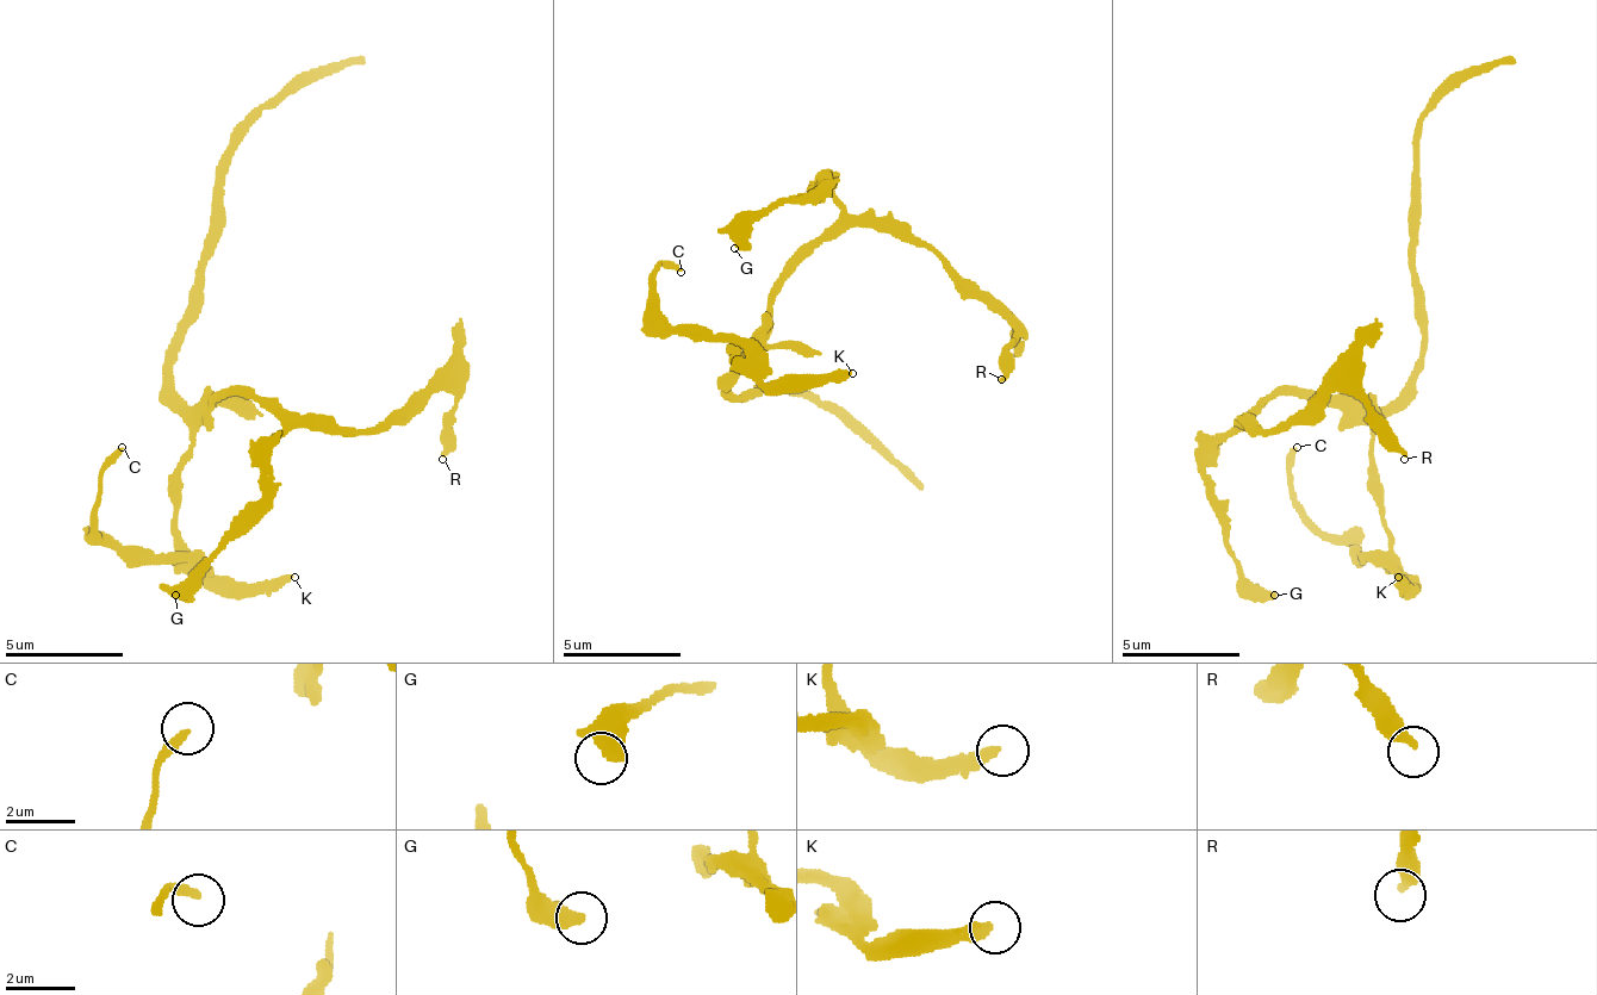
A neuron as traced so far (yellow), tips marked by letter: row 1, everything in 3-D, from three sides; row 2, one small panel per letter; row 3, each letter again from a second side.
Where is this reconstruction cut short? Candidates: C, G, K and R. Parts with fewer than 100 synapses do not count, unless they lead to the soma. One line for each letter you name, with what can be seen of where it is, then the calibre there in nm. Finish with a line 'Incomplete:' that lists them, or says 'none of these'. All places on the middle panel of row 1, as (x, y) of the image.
Incomplete: none of these

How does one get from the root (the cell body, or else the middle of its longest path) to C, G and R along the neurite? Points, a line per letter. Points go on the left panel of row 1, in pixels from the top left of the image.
C: (187, 405), (187, 465), (175, 507), (175, 553), (181, 559), (128, 559), (98, 535), (98, 471), (122, 447)
G: (187, 405), (253, 393), (283, 423), (283, 435), (271, 447), (265, 507), (175, 595)
R: (187, 405), (253, 393), (294, 417), (330, 417), (341, 429), (389, 429), (448, 387), (454, 423), (442, 459)

